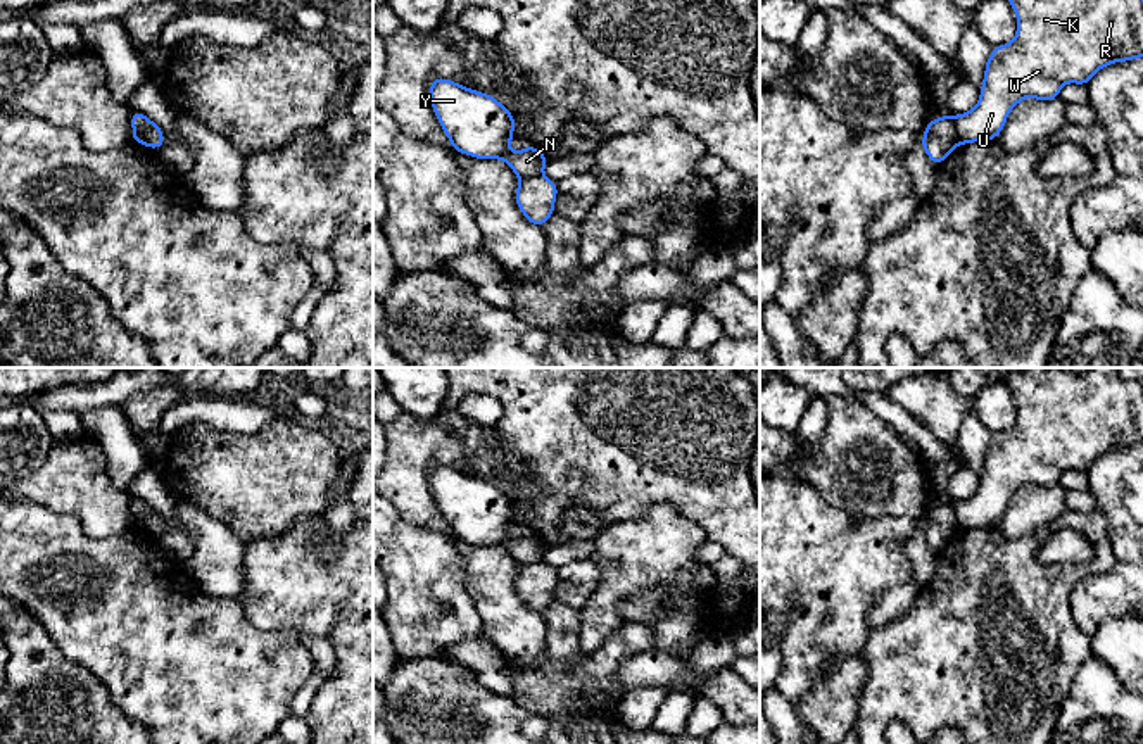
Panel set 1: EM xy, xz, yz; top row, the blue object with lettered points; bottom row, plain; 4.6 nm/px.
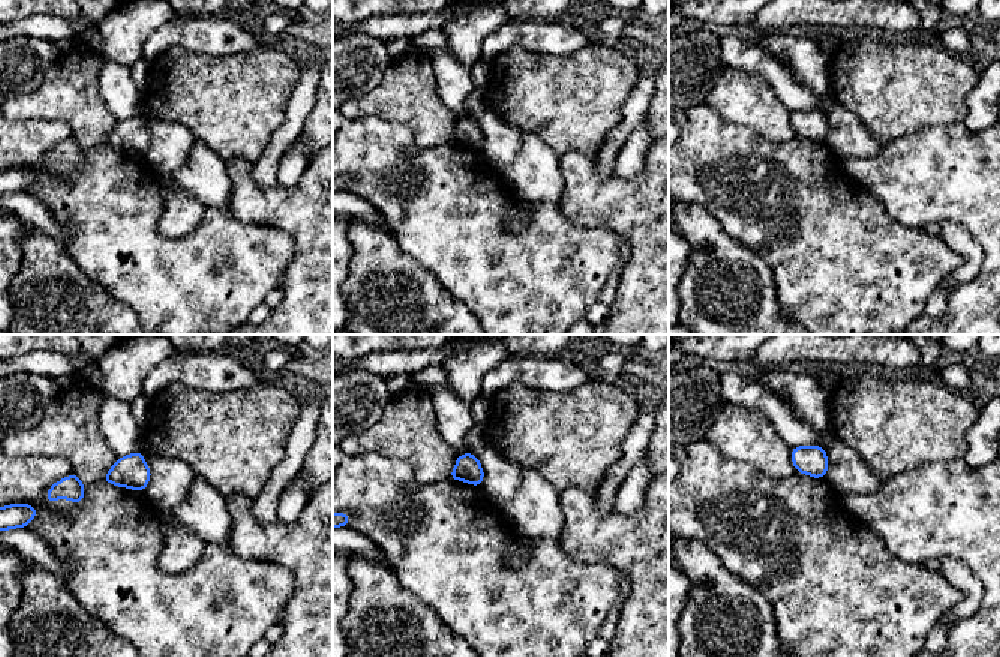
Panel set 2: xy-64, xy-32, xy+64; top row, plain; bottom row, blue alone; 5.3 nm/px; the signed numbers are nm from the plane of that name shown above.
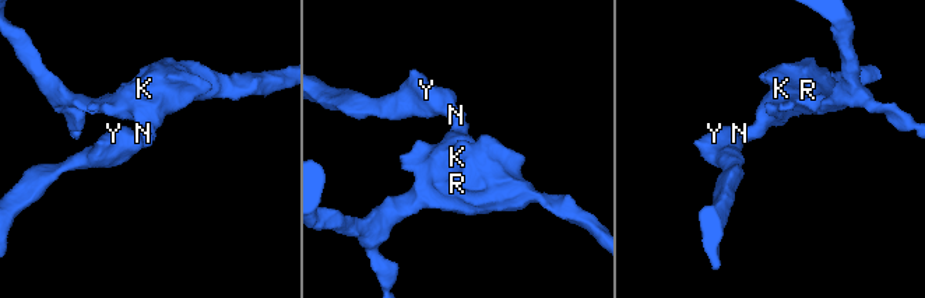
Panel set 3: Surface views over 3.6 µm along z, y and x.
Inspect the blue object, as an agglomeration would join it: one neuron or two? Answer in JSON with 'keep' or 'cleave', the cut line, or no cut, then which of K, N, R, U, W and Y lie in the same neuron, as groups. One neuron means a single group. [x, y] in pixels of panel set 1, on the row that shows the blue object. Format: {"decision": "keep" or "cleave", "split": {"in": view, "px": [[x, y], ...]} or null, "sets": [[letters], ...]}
{"decision": "cleave", "split": {"in": "yz", "px": [[952, 118], [959, 144]]}, "sets": [["K", "R", "U", "W"], ["N", "Y"]]}

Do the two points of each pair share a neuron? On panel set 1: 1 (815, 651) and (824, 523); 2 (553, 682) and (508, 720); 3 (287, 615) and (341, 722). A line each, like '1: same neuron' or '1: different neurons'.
1: same neuron
2: different neurons
3: same neuron

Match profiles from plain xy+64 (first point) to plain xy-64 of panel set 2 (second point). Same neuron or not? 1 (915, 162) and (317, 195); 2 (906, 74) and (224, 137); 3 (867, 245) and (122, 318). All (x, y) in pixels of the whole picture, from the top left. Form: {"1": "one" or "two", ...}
{"1": "one", "2": "one", "3": "two"}

